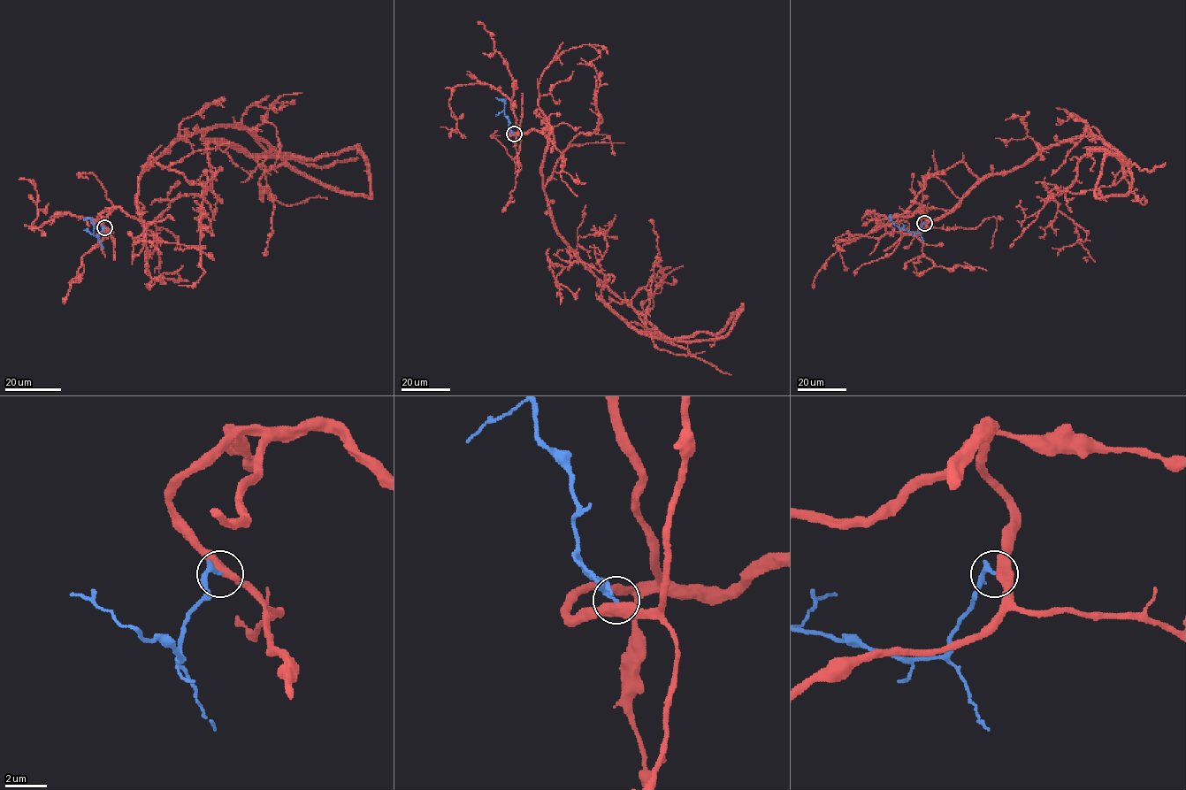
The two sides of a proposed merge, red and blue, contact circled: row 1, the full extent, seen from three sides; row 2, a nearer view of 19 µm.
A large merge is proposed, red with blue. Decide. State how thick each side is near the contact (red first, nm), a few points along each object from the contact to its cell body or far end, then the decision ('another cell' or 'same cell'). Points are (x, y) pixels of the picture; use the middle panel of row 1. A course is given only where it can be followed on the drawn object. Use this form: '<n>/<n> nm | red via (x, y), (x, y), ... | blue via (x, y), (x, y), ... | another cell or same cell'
440/240 nm | red via (514, 134), (547, 139), (557, 233), (652, 333), (615, 313), (587, 264), (564, 267), (556, 295) | blue via (514, 134), (508, 129), (505, 114), (505, 100), (496, 97) | another cell

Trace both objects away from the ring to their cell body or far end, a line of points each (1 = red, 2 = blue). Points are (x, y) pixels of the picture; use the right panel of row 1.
1: (924, 223), (923, 206), (937, 219), (990, 175), (1100, 137), (1125, 160), (1091, 150), (1052, 197), (1086, 262)
2: (924, 223), (918, 233), (913, 233), (900, 229), (888, 216)

